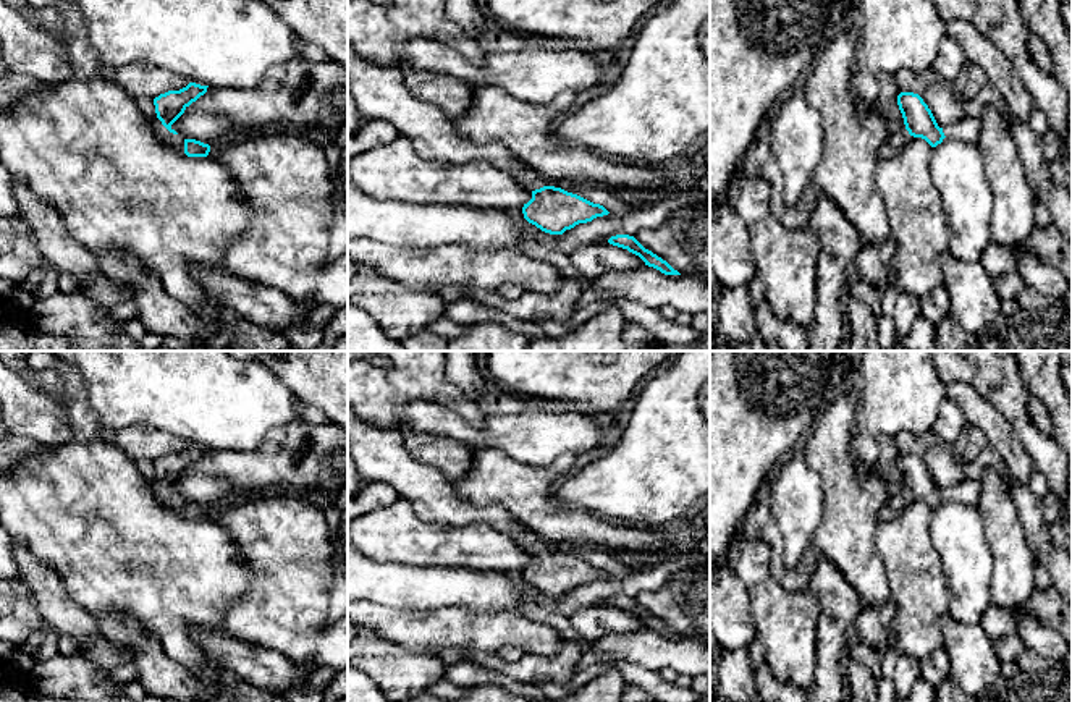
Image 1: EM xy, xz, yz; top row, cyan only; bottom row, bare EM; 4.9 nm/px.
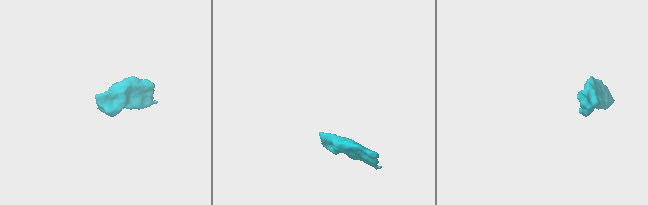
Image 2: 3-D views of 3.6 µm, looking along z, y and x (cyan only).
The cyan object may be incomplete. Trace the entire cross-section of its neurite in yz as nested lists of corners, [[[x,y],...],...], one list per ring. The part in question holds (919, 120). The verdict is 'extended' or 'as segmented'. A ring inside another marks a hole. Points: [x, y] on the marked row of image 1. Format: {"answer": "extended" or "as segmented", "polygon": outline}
{"answer": "extended", "polygon": [[[901,92],[897,95],[897,105],[905,128],[889,134],[888,141],[880,149],[880,160],[896,157],[912,137],[922,137],[931,147],[943,142],[946,137],[943,128],[938,126],[931,110],[918,94]]]}

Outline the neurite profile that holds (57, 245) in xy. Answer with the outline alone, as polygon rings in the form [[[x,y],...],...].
[[[11,176],[11,186],[19,218],[31,228],[45,262],[52,264],[58,273],[68,273],[82,285],[102,275],[95,254],[66,230],[58,207],[39,199],[23,178]]]

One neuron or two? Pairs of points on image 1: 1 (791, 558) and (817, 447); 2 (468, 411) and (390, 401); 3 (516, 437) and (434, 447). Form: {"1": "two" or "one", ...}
{"1": "two", "2": "one", "3": "two"}

